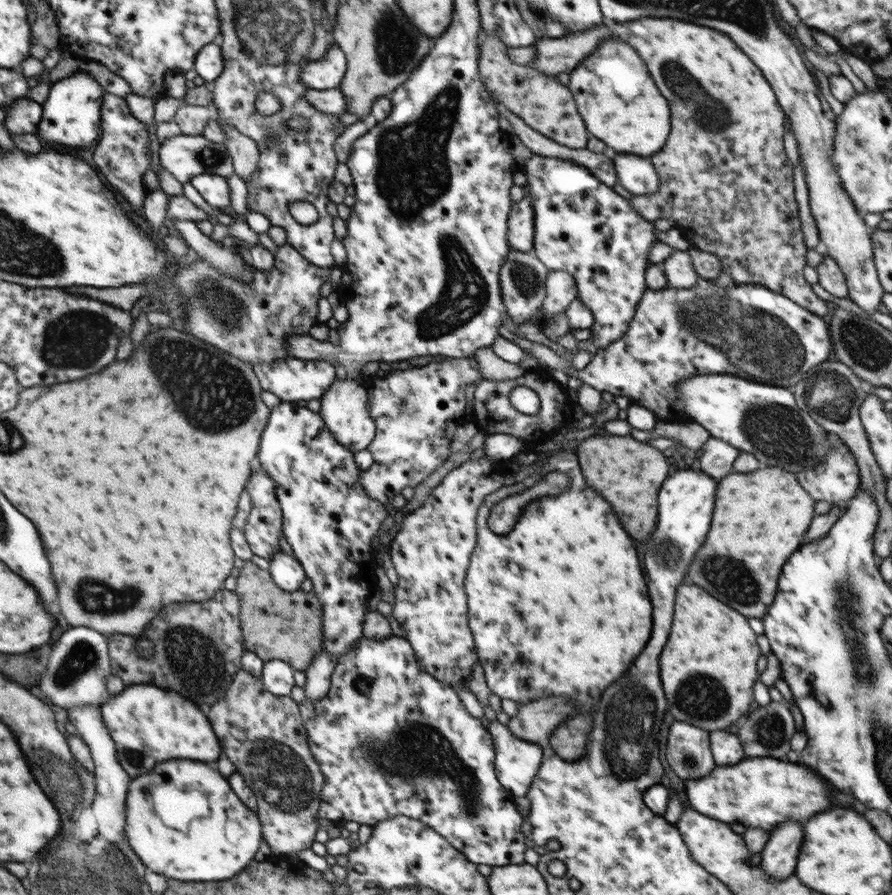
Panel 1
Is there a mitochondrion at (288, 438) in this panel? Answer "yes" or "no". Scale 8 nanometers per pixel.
no

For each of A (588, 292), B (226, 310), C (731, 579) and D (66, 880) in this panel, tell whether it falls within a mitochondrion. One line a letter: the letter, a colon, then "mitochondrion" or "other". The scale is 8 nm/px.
A: other
B: mitochondrion
C: mitochondrion
D: mitochondrion

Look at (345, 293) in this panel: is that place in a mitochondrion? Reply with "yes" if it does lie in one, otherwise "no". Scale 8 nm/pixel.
no

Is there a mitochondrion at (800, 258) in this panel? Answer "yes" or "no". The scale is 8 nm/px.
no

